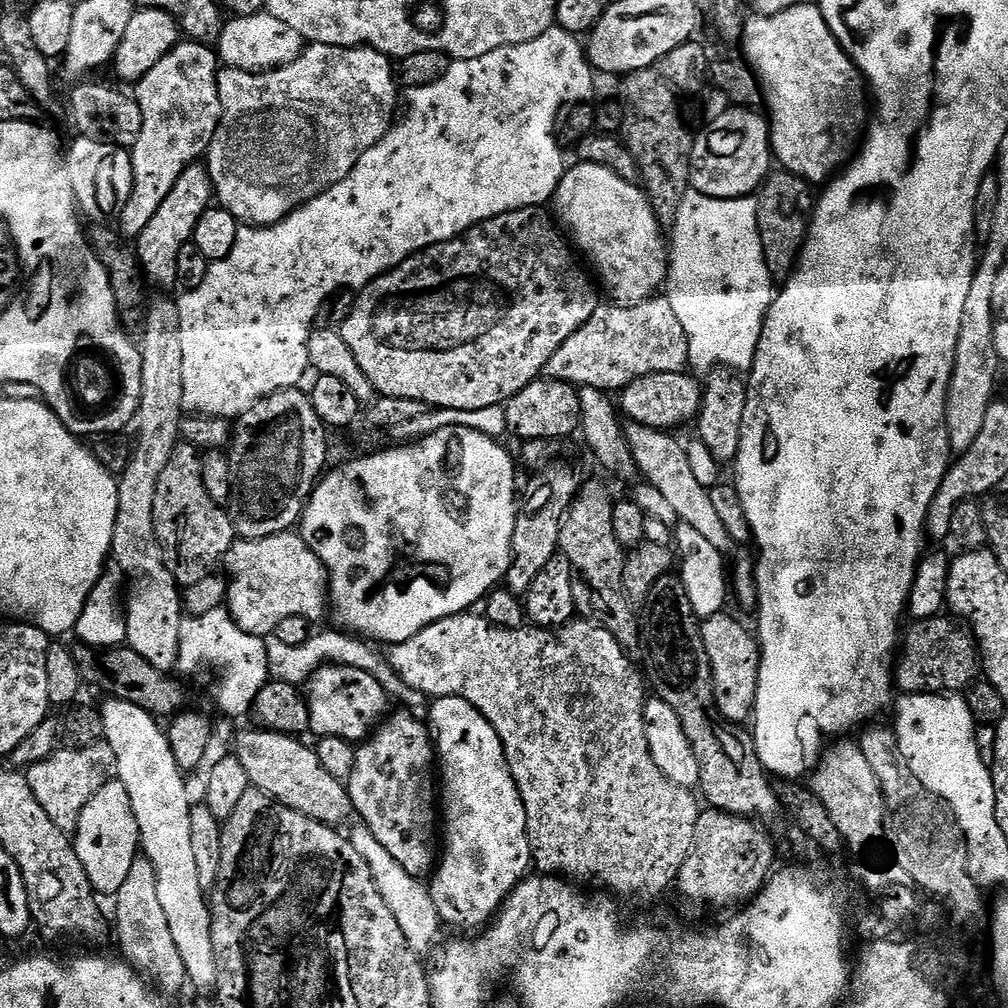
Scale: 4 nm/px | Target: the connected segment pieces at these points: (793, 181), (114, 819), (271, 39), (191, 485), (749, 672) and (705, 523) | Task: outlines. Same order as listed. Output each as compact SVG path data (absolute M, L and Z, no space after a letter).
M776 170L760 185L755 202L758 210L758 234L762 238L762 254L766 258L768 273L772 275L773 281L783 282L792 275L796 261L800 259L800 251L804 248L804 241L808 239L808 226L814 207L813 185L809 184L807 180L798 178L792 172Z
M114 778L102 786L102 790L98 790L98 794L94 794L94 798L90 798L88 805L80 811L80 821L74 833L76 853L97 893L115 894L122 882L126 882L126 874L130 874L130 866L138 858L139 843L140 827L130 806L130 794L126 794L126 786L122 786L119 778Z
M261 10L253 16L236 16L225 23L218 41L218 60L223 67L243 72L273 72L297 60L304 54L305 47L306 42L298 30L290 30L286 22Z
M181 442L170 454L170 462L166 462L166 470L162 470L162 478L158 478L158 490L154 493L154 530L156 541L164 555L164 564L181 589L194 586L194 582L202 582L202 578L213 575L216 563L223 561L232 551L238 537L232 518L221 505L206 494L206 486L202 482L202 452L193 444Z
M729 614L707 617L700 624L702 634L702 646L706 650L706 658L710 660L712 671L712 689L716 699L717 713L730 724L743 725L744 719L753 715L756 707L756 691L758 690L758 670L760 669L760 645L757 637L751 631L748 632Z
M629 423L626 428L626 437L629 450L633 454L639 475L647 484L674 510L677 521L686 526L694 526L694 530L705 539L715 550L729 546L730 539L726 527L722 526L713 503L710 502L710 492L697 481L693 468L690 466L687 447L675 440L675 435L658 428L643 428L640 424Z

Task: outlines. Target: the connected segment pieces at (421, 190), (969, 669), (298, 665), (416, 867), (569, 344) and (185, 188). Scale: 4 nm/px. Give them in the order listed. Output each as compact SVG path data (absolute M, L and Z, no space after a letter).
M553 26L538 38L521 44L511 44L505 48L494 50L490 54L482 54L482 58L469 60L452 60L444 76L430 85L421 88L407 89L408 109L404 117L397 119L388 133L370 150L366 150L358 158L358 162L337 184L319 192L312 200L307 200L291 212L285 220L267 226L241 226L238 238L234 242L234 250L221 260L209 263L206 278L202 286L183 293L184 297L176 300L178 306L178 326L182 334L182 402L185 413L198 416L218 416L222 420L235 421L236 417L250 410L262 398L280 392L284 388L295 388L304 375L309 375L308 339L316 322L319 306L328 295L340 288L359 290L372 280L377 280L384 272L397 268L407 256L421 252L435 244L466 233L476 224L486 222L498 214L506 214L519 208L540 208L551 201L556 194L556 187L564 177L566 163L565 153L557 144L557 125L560 107L582 104L593 99L592 76L594 69L588 62L585 45L579 35L570 33L564 28Z
M944 619L921 620L903 633L902 647L894 660L894 684L901 693L960 694L971 688L981 675L982 661L975 636L955 619Z
M316 632L306 643L290 647L279 641L276 635L265 637L267 664L269 677L274 680L301 680L307 679L317 669L325 664L342 665L344 668L360 669L376 677L381 683L387 683L390 677L385 657L376 652L371 652L371 645L361 639L341 632Z
M396 712L376 733L369 744L355 749L353 772L346 781L352 811L363 827L383 846L386 854L416 880L433 875L438 864L438 776L434 771L436 750L430 739L430 729L423 719L415 720L408 712Z
M657 294L651 300L643 300L641 304L601 303L592 317L574 334L570 334L570 338L566 338L566 342L562 342L558 350L554 350L546 372L551 379L575 384L580 388L596 387L612 394L627 388L643 376L682 372L688 367L686 330L682 330L682 322L678 322L678 317L674 315L674 306L670 306L663 295Z
M197 162L190 165L178 178L178 182L174 182L174 190L166 194L166 202L158 206L146 230L142 230L142 234L134 240L136 259L139 260L140 270L144 273L149 285L157 284L160 288L173 289L177 287L178 254L182 251L182 246L190 243L194 230L198 226L198 218L202 218L202 214L213 200L212 179L203 163Z

